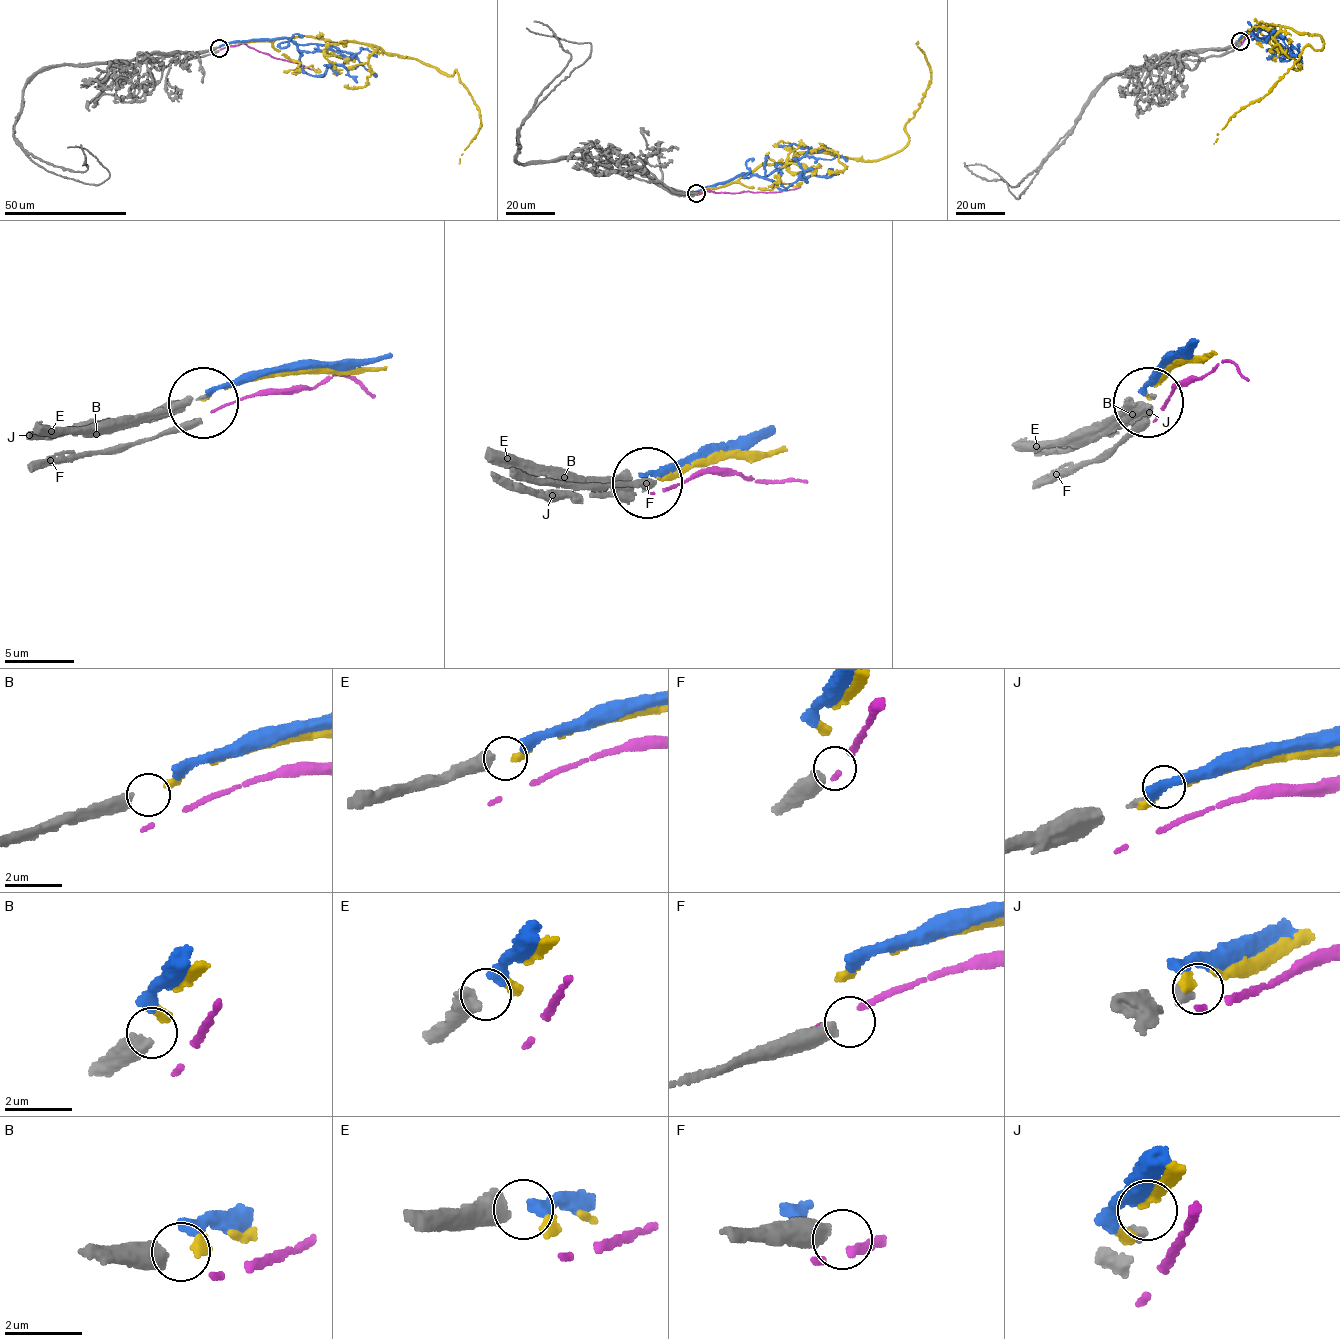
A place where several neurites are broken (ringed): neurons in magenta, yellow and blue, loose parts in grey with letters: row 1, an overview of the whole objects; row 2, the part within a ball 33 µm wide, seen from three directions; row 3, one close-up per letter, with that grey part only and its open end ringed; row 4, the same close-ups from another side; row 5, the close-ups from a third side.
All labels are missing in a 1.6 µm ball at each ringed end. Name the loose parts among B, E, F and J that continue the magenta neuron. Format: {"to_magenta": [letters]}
{"to_magenta": []}

